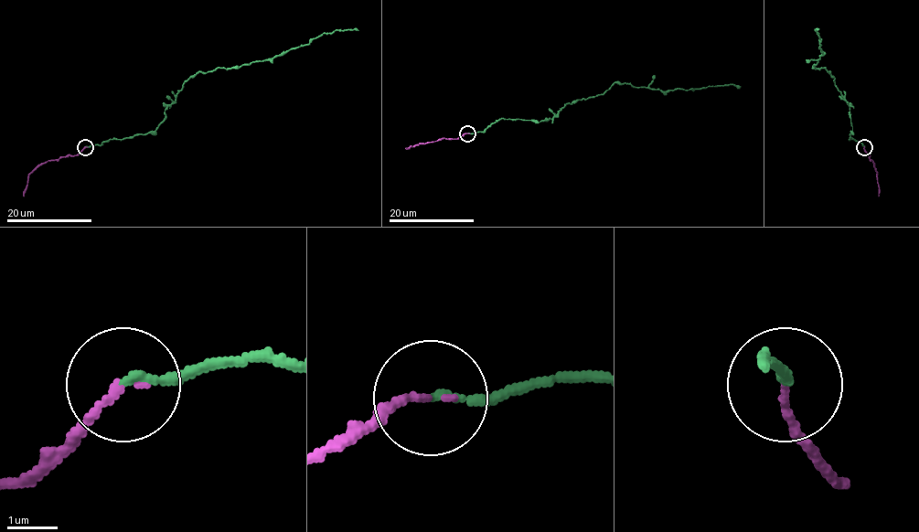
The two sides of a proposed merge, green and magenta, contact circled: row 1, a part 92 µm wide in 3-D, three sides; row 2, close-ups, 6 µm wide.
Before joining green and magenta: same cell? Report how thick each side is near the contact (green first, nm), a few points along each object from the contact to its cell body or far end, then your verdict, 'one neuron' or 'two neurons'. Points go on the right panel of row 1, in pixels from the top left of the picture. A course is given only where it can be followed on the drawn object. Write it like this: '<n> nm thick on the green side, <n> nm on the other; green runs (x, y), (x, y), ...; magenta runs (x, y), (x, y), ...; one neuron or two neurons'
160 nm thick on the green side, 150 nm on the other; green runs (864, 146), (849, 139), (849, 105), (829, 72), (814, 67), (822, 54), (815, 29), (817, 29); magenta runs (864, 146), (874, 164), (879, 196); one neuron

